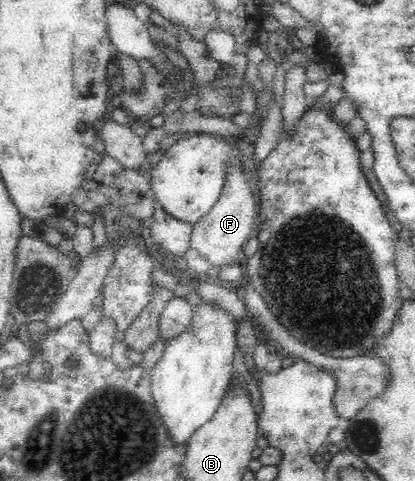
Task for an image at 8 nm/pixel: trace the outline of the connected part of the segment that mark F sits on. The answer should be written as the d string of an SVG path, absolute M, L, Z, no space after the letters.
M230 164L227 167L226 187L222 191L222 197L213 205L208 215L193 225L190 248L198 251L210 267L219 267L220 270L231 265L239 267L245 244L258 225L256 207L258 206L244 176L244 170Z

